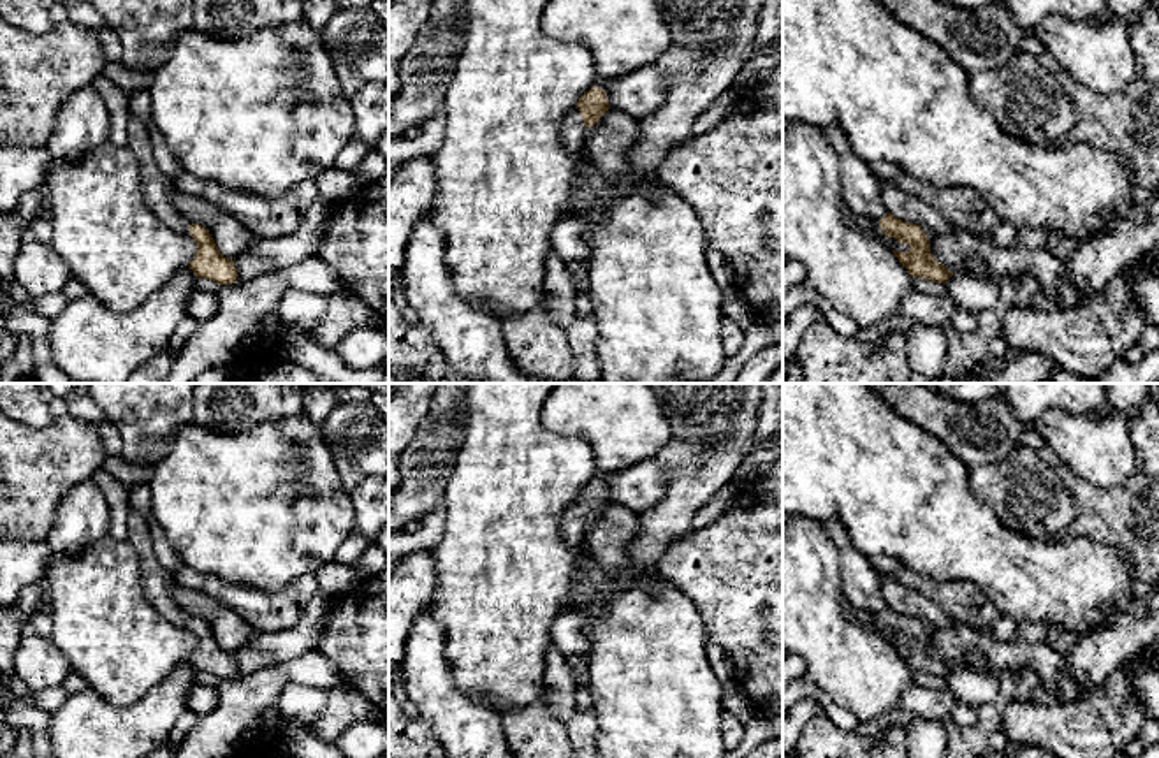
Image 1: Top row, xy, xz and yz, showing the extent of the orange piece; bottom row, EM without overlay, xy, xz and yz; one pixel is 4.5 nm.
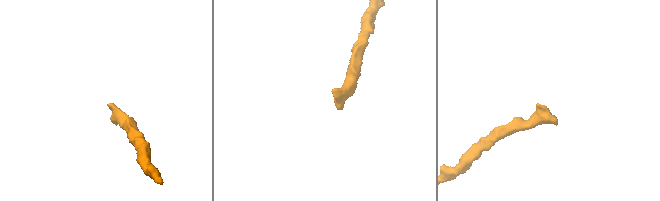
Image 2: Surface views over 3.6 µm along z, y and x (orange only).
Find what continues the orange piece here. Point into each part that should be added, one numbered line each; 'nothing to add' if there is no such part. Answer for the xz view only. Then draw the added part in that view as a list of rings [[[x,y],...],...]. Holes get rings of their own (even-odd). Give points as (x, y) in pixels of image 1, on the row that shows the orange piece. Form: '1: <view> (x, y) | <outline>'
1: xz (574, 132) | [[[573,106],[561,121],[561,139],[565,146],[577,153],[586,149],[593,127],[586,127],[577,106]]]

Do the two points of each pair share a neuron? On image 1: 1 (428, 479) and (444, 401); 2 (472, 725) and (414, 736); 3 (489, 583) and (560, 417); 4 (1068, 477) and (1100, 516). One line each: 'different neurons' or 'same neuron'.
1: same neuron
2: different neurons
3: different neurons
4: same neuron

